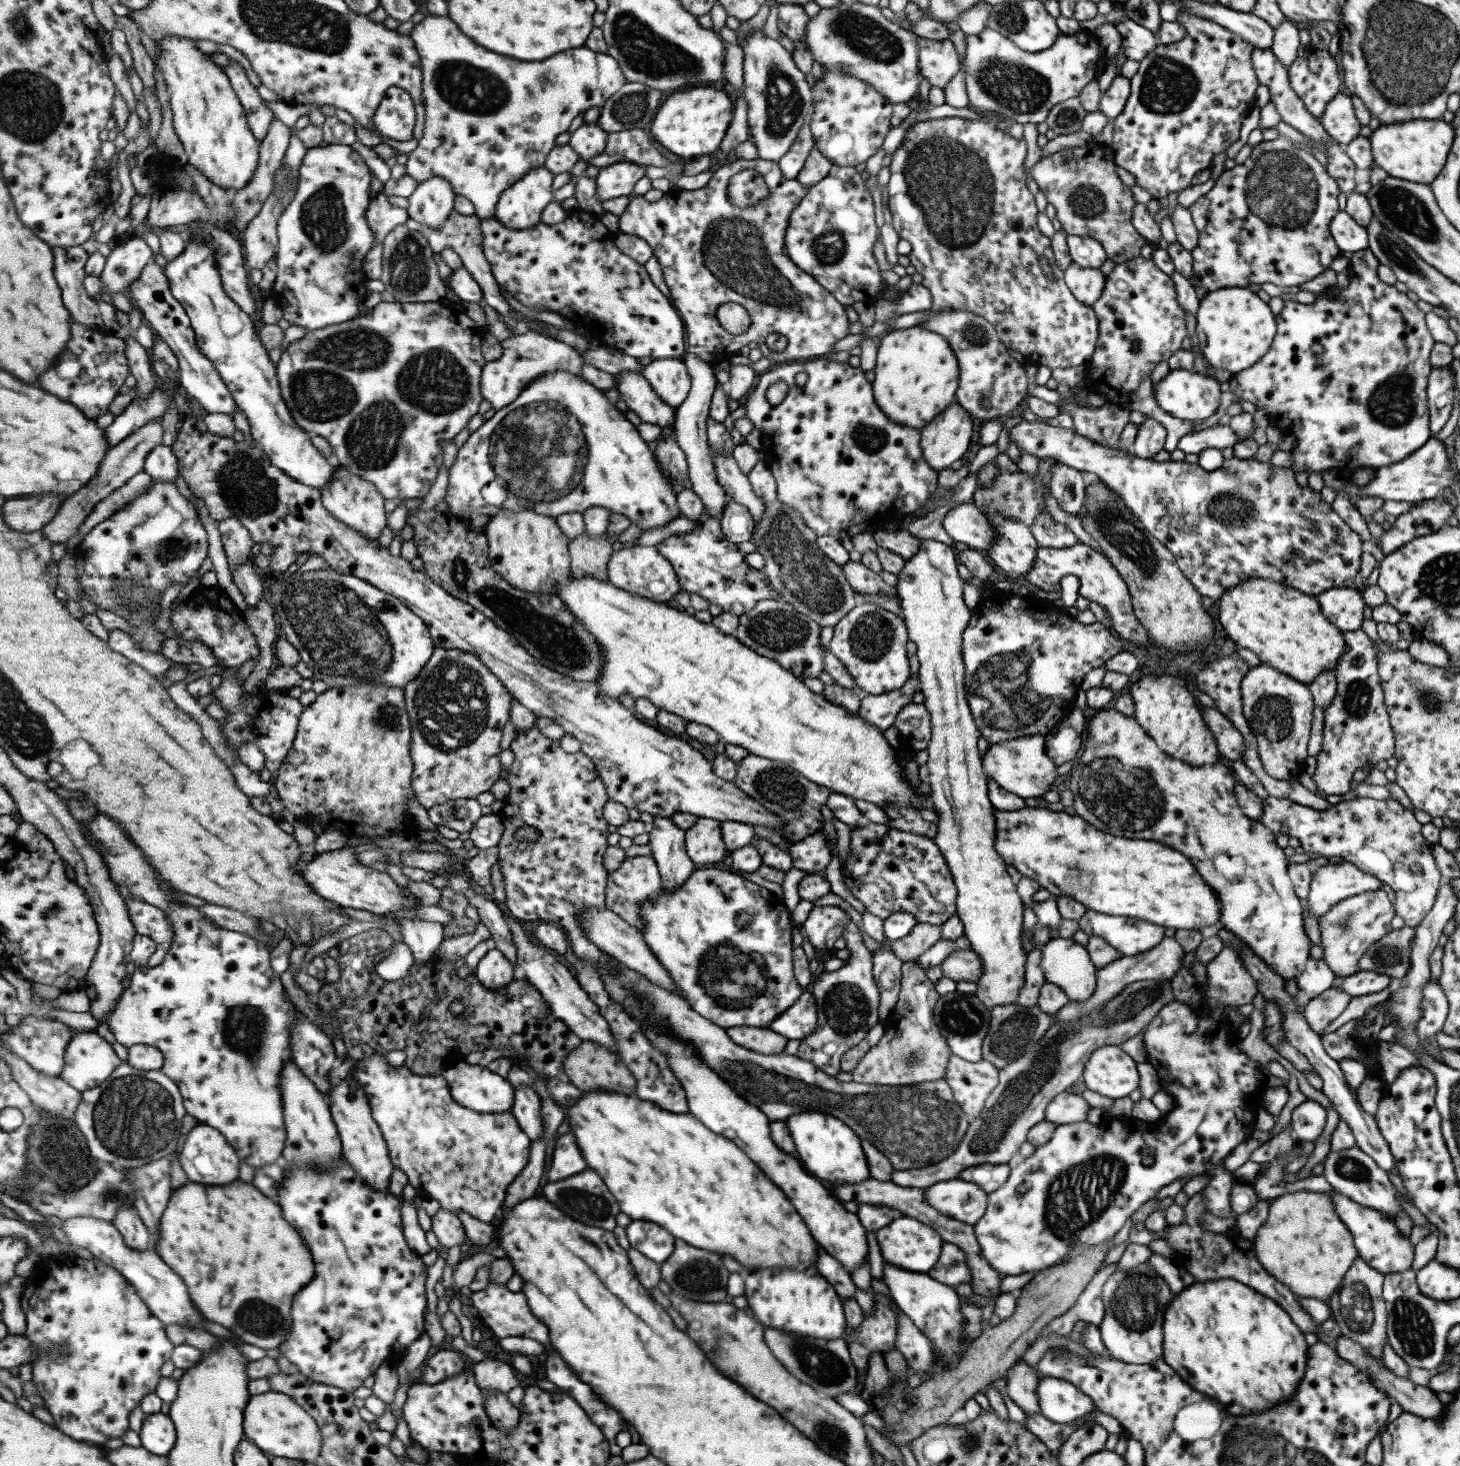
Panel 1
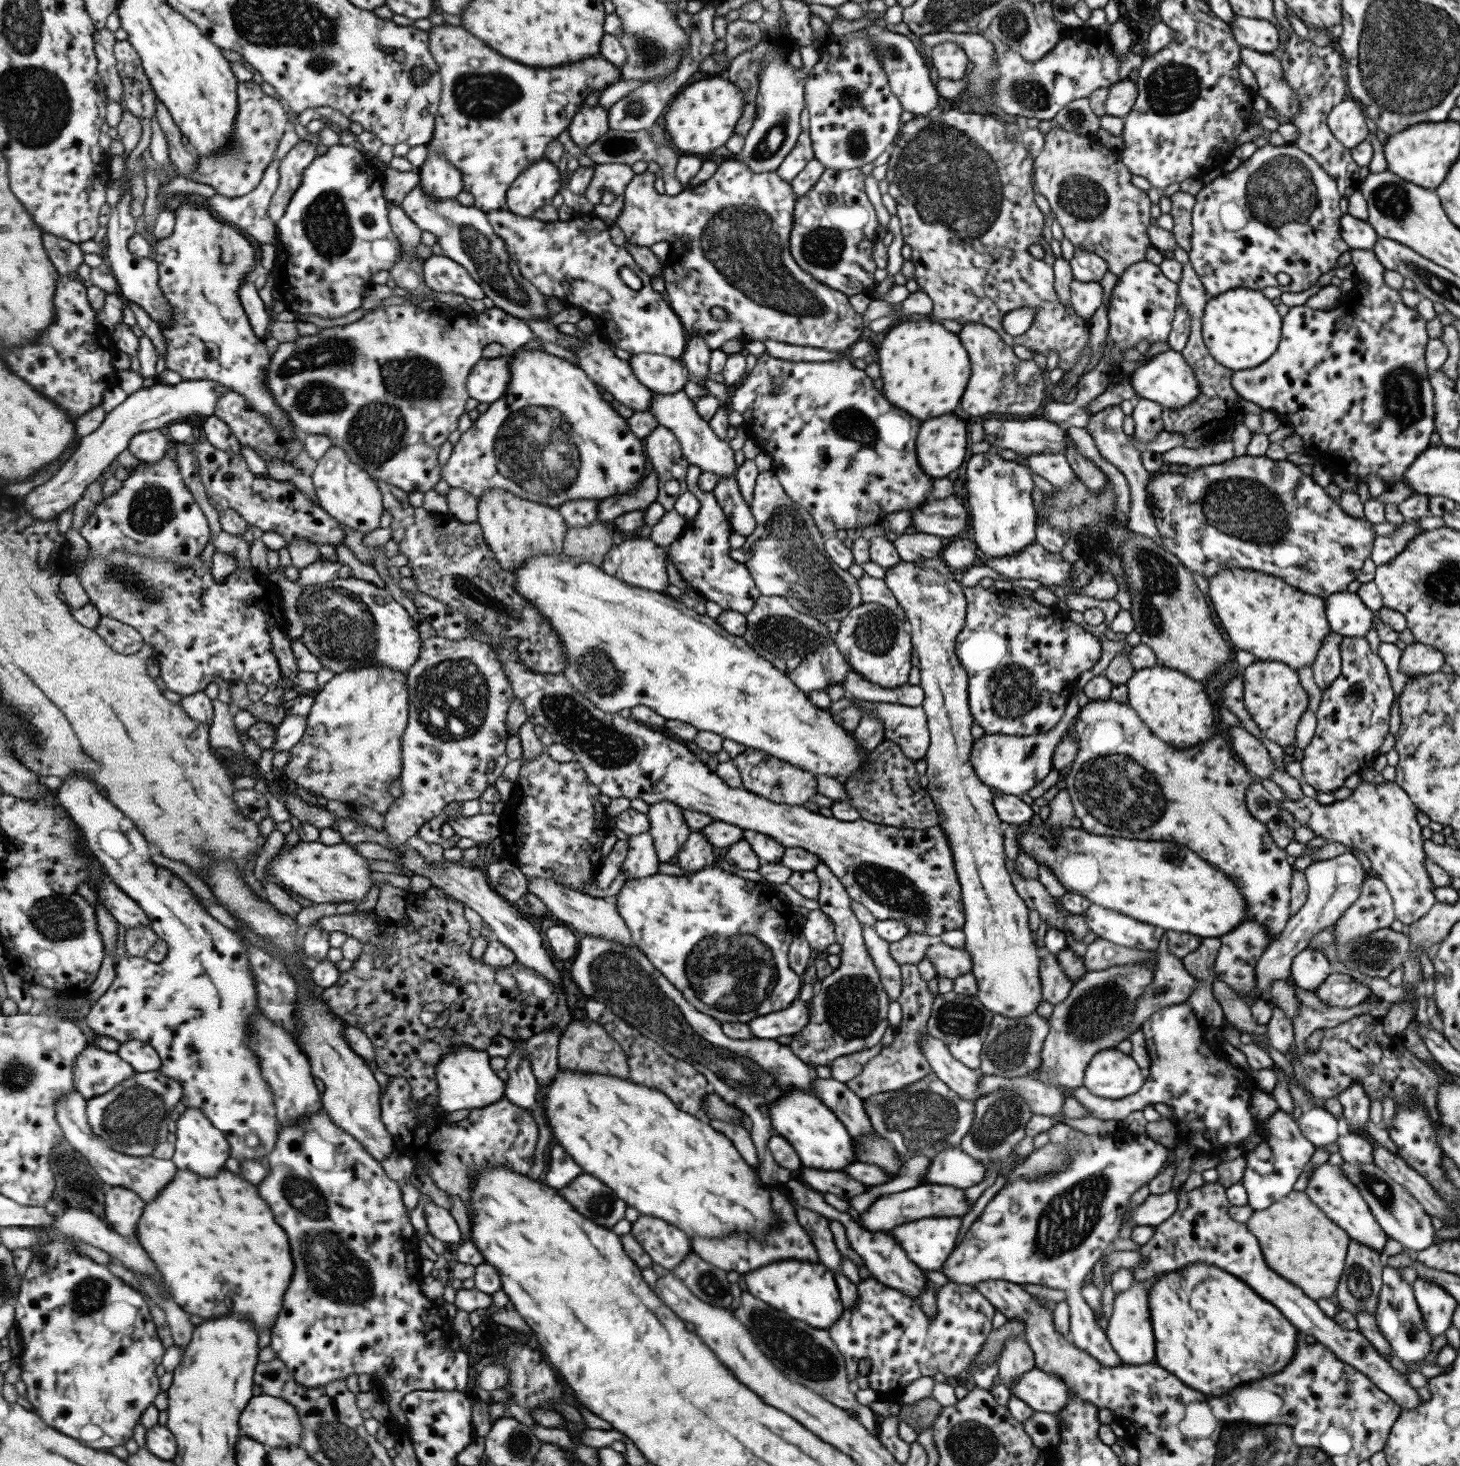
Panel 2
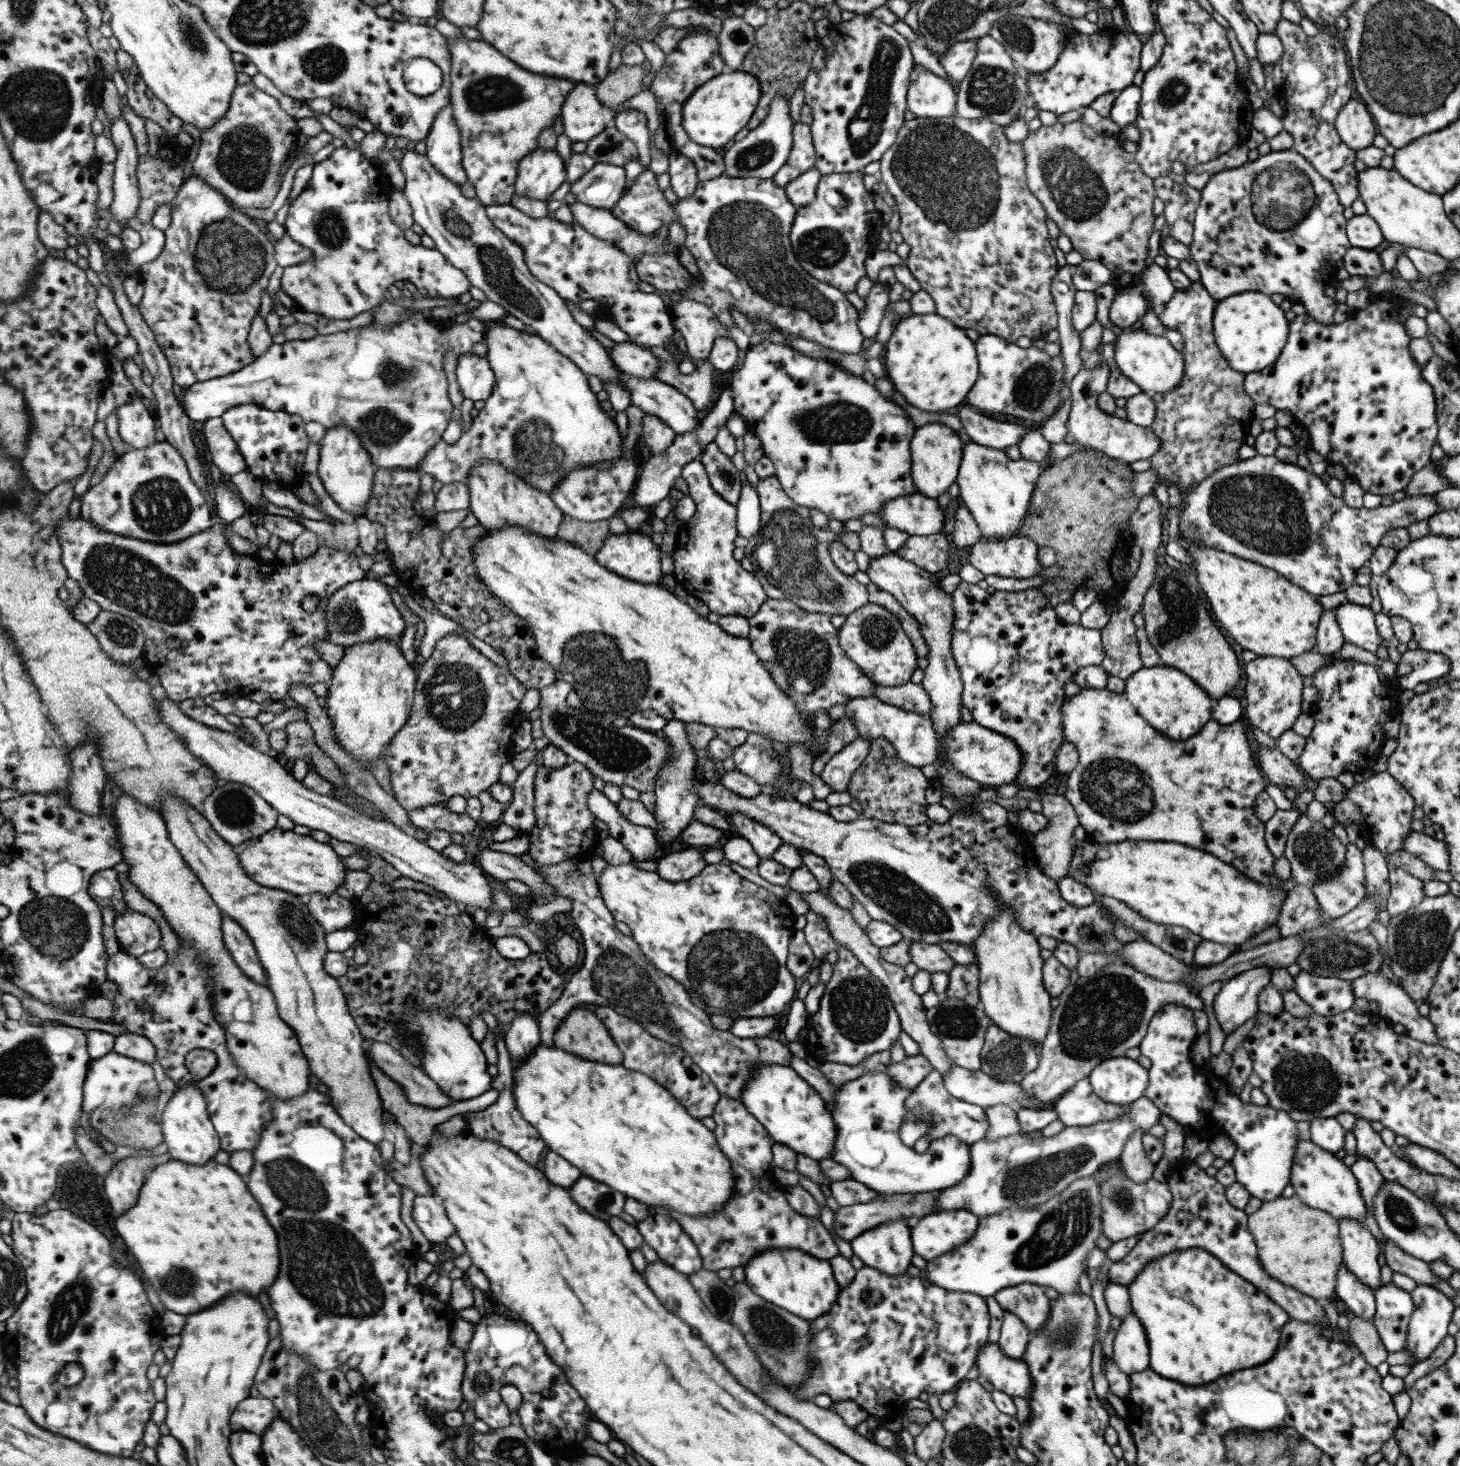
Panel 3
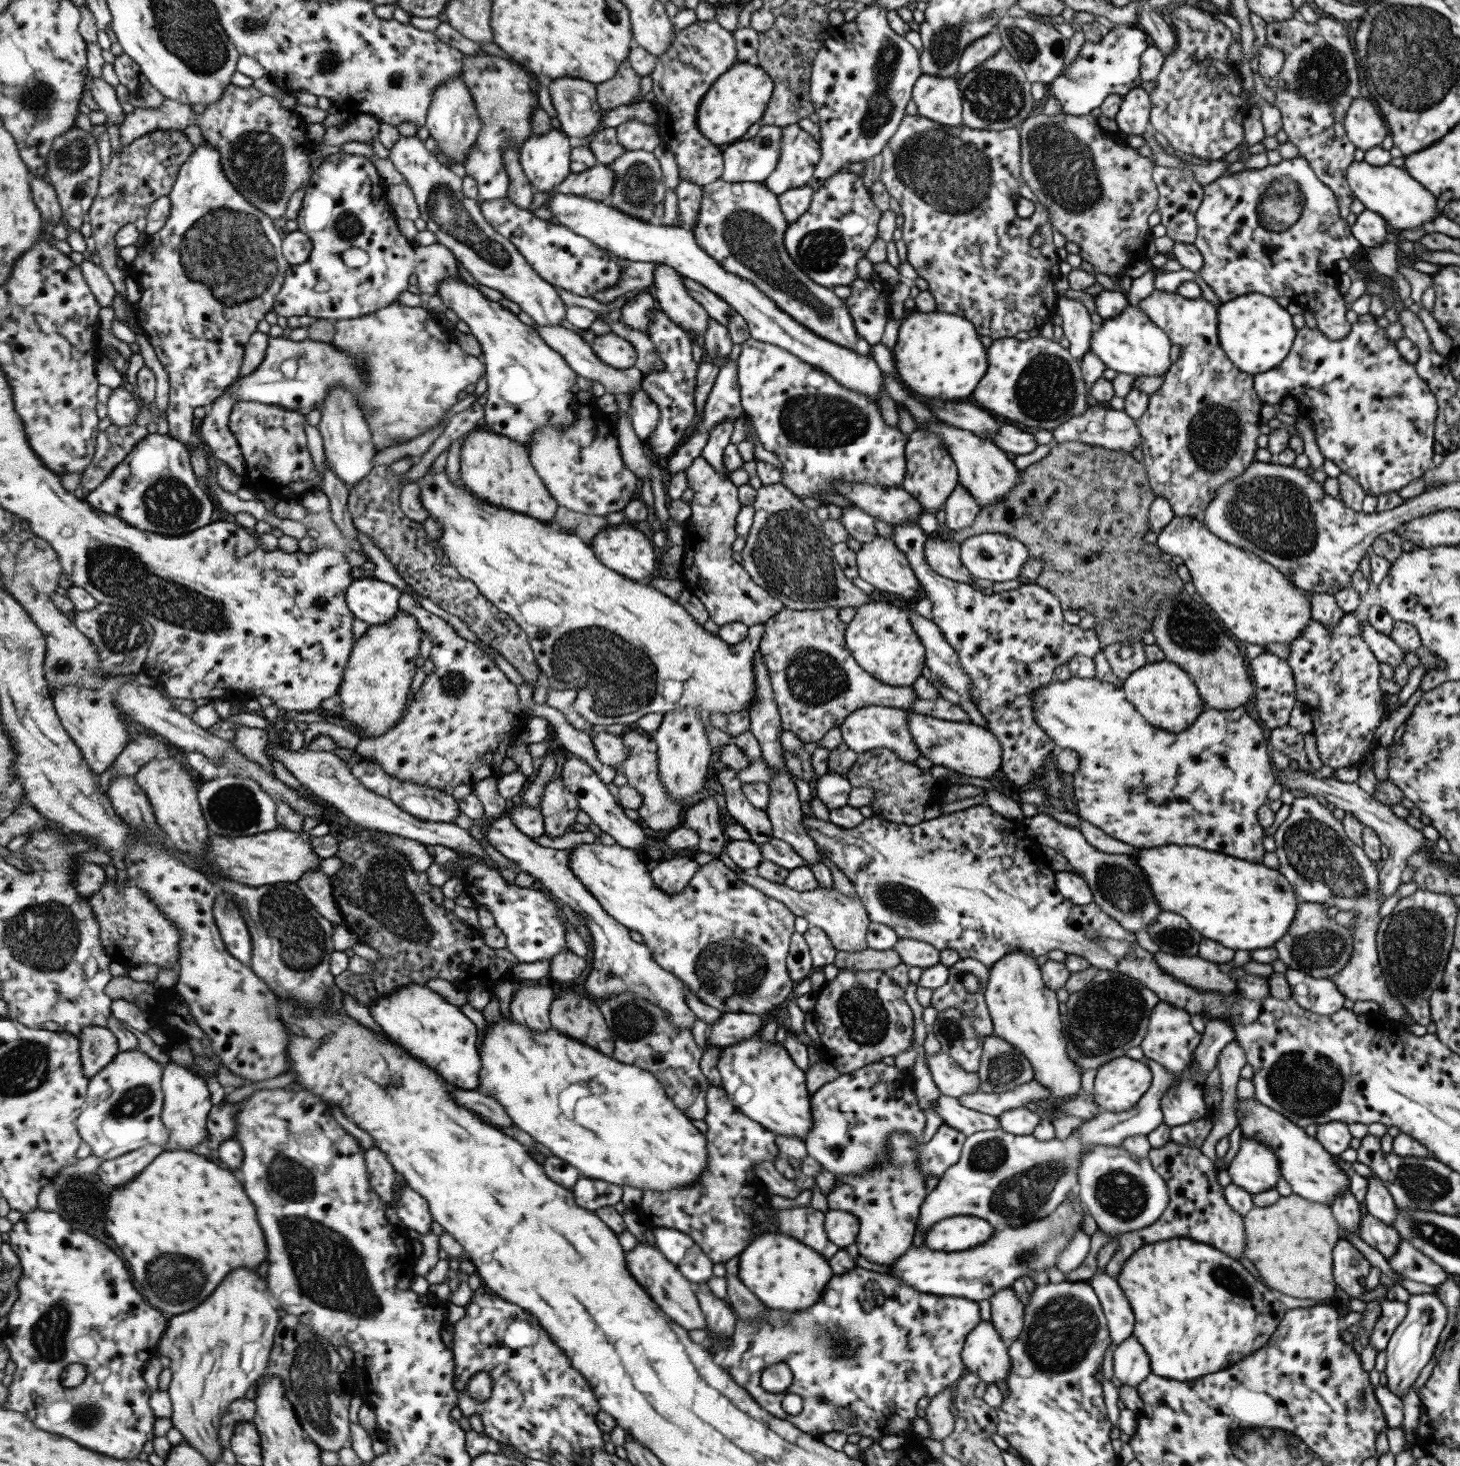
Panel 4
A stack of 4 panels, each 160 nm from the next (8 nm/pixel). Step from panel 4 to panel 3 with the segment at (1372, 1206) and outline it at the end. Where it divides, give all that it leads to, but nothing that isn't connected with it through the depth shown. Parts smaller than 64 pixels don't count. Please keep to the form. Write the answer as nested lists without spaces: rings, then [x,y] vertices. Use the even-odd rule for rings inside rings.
[[[1357,1154],[1355,1161],[1349,1167],[1349,1171],[1356,1178],[1360,1195],[1368,1212],[1372,1212],[1372,1198],[1379,1190],[1384,1178],[1379,1174],[1371,1159]]]

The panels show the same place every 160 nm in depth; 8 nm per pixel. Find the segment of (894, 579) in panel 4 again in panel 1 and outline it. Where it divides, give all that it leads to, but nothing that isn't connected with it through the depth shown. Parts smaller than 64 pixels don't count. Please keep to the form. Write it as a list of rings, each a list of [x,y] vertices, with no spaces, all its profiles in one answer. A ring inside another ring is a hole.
[[[919,539],[919,550],[917,554],[911,556],[908,560],[905,560],[903,568],[895,574],[897,578],[897,584],[895,585],[894,591],[895,595],[899,599],[901,612],[900,616],[903,619],[903,622],[906,626],[906,638],[911,640],[915,644],[916,648],[916,657],[918,658],[918,679],[920,680],[919,691],[923,694],[924,701],[923,706],[927,709],[927,712],[930,714],[930,723],[931,723],[931,736],[926,746],[926,751],[928,754],[926,765],[928,768],[929,776],[929,788],[930,788],[930,799],[933,803],[933,808],[937,812],[937,830],[935,836],[932,838],[932,841],[937,845],[941,856],[945,859],[945,864],[947,865],[948,871],[951,873],[955,889],[956,889],[956,913],[957,918],[961,920],[963,935],[965,940],[970,943],[970,949],[975,953],[975,956],[981,960],[981,977],[976,982],[976,991],[974,995],[988,1008],[992,1009],[994,1006],[1001,1005],[1010,1005],[1015,1003],[1019,989],[1023,986],[1023,974],[1024,974],[1024,965],[1026,962],[1026,954],[1023,951],[1021,944],[1021,932],[1022,928],[1022,913],[1024,910],[1024,904],[1021,902],[1019,895],[1017,895],[1015,884],[1011,881],[1009,875],[1005,871],[1006,864],[1002,861],[1002,858],[995,852],[993,841],[995,836],[994,829],[994,816],[992,810],[994,809],[992,804],[989,802],[987,787],[986,787],[986,776],[983,774],[982,760],[979,758],[979,752],[977,751],[977,745],[975,742],[977,740],[977,727],[973,722],[969,707],[967,706],[967,701],[965,699],[965,685],[964,685],[964,664],[961,658],[961,643],[962,643],[962,632],[967,624],[967,621],[970,617],[970,608],[966,604],[962,596],[962,588],[964,582],[957,575],[957,569],[955,565],[957,564],[955,554],[951,551],[949,546],[941,544],[937,540],[931,539]]]

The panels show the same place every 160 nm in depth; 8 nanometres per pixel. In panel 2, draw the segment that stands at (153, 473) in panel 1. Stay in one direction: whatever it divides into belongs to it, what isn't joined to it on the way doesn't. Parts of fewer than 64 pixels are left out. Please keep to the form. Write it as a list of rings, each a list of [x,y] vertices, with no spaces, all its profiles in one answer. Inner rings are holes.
[[[151,430],[131,439],[128,451],[141,462],[155,464],[169,454],[170,438],[165,430]]]

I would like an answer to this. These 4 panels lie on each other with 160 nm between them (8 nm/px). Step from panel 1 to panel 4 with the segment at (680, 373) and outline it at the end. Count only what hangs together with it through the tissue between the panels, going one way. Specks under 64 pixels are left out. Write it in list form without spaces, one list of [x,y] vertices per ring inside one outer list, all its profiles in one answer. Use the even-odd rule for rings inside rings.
[[[611,332],[595,336],[590,343],[593,354],[603,364],[616,369],[632,368],[635,364],[635,351],[628,339]]]

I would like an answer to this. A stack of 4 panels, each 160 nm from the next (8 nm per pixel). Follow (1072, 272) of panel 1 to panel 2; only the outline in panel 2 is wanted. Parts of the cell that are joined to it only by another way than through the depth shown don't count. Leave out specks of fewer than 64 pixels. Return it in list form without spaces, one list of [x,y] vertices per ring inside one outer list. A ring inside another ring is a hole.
[[[1072,279],[1069,283],[1070,306],[1082,318],[1089,322],[1090,316],[1102,303],[1102,288],[1098,282],[1079,282]]]

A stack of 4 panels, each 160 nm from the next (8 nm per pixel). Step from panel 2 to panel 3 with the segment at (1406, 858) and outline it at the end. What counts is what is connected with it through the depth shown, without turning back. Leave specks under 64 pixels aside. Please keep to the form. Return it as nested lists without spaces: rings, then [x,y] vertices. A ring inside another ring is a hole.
[[[1386,770],[1346,789],[1344,797],[1334,803],[1328,812],[1332,814],[1334,823],[1338,822],[1344,827],[1350,822],[1358,825],[1361,834],[1367,836],[1372,846],[1386,858],[1395,850],[1404,850],[1402,842],[1406,834],[1412,831],[1409,824],[1413,806],[1412,796]],[[1393,868],[1388,870],[1389,896],[1385,909],[1389,917],[1405,913],[1419,905],[1423,900],[1423,881],[1405,870]]]

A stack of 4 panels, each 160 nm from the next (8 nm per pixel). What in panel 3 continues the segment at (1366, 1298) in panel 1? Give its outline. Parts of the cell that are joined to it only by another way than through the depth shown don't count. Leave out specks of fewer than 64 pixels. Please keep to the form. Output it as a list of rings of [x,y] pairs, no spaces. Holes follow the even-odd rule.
[[[1340,1218],[1339,1238],[1342,1248],[1342,1264],[1350,1270],[1359,1282],[1371,1290],[1380,1286],[1377,1254],[1381,1251],[1375,1238],[1358,1220]]]

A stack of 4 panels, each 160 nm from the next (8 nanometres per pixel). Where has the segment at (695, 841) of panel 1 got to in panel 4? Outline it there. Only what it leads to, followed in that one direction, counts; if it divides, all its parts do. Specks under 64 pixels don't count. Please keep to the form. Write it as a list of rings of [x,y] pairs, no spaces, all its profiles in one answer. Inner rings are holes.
[[[675,855],[651,864],[649,874],[657,890],[665,894],[679,894],[685,889],[697,869],[697,863],[693,858]]]

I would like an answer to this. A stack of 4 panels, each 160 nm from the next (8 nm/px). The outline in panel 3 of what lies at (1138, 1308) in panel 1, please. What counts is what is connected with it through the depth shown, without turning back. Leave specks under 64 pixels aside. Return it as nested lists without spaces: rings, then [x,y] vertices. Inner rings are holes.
[[[1131,1312],[1122,1318],[1112,1341],[1113,1362],[1129,1376],[1148,1369],[1148,1344],[1139,1319]]]

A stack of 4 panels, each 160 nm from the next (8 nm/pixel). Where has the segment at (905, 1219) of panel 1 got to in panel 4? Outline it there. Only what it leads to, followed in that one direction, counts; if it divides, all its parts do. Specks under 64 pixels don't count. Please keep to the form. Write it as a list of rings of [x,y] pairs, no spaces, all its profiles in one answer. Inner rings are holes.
[[[952,1216],[935,1221],[924,1232],[922,1243],[943,1252],[967,1250],[985,1242],[993,1231],[994,1227],[982,1218]]]

